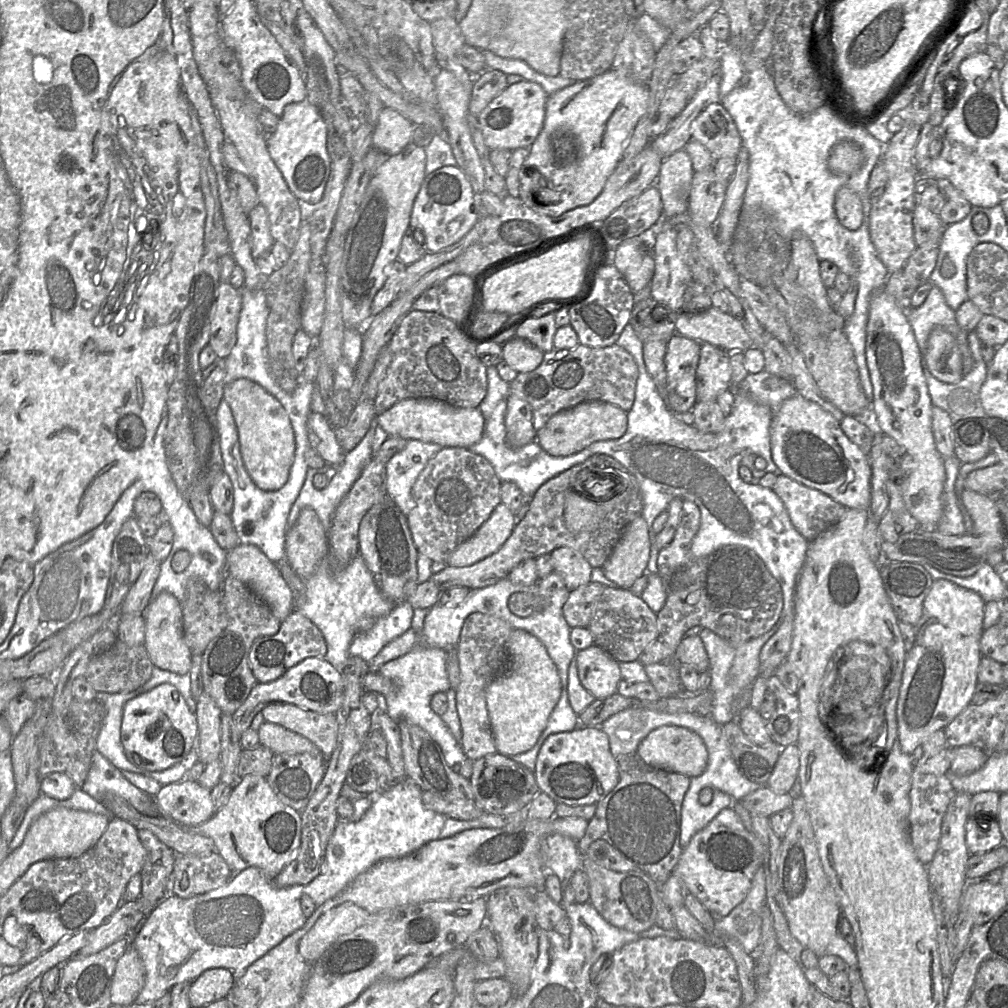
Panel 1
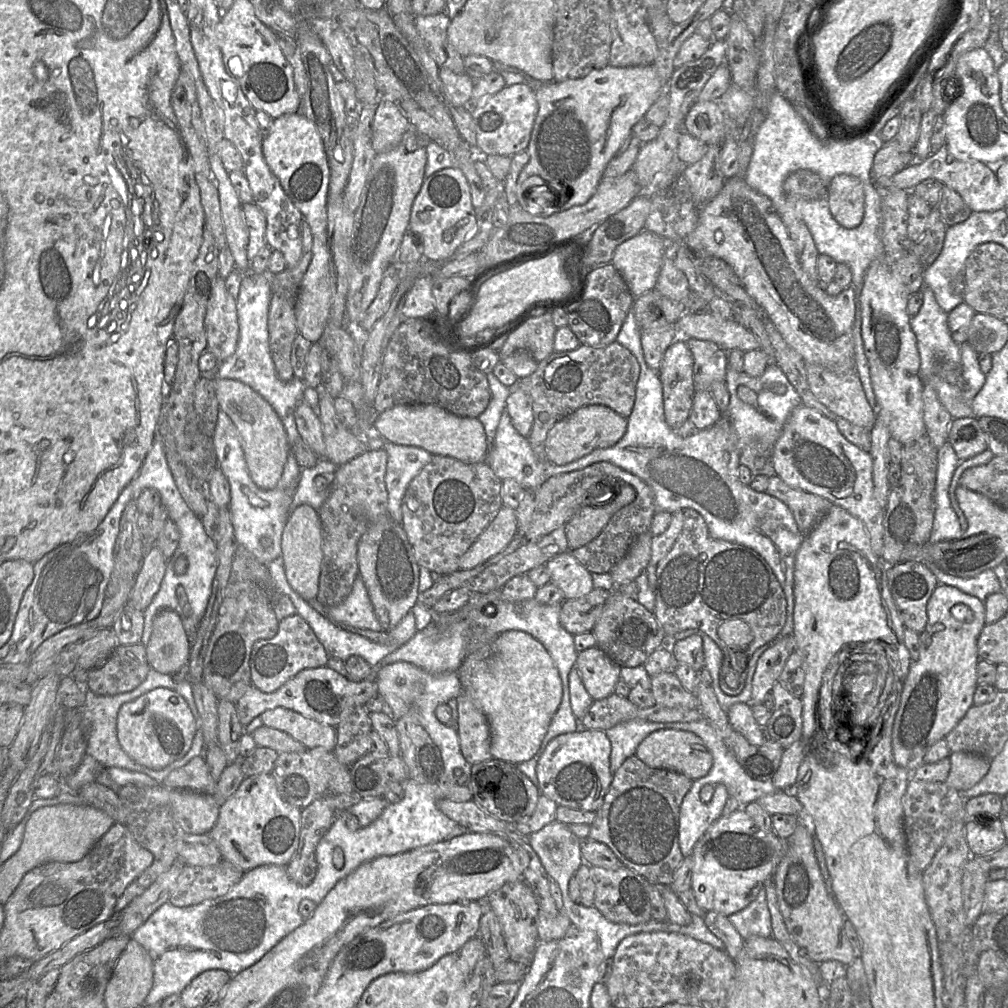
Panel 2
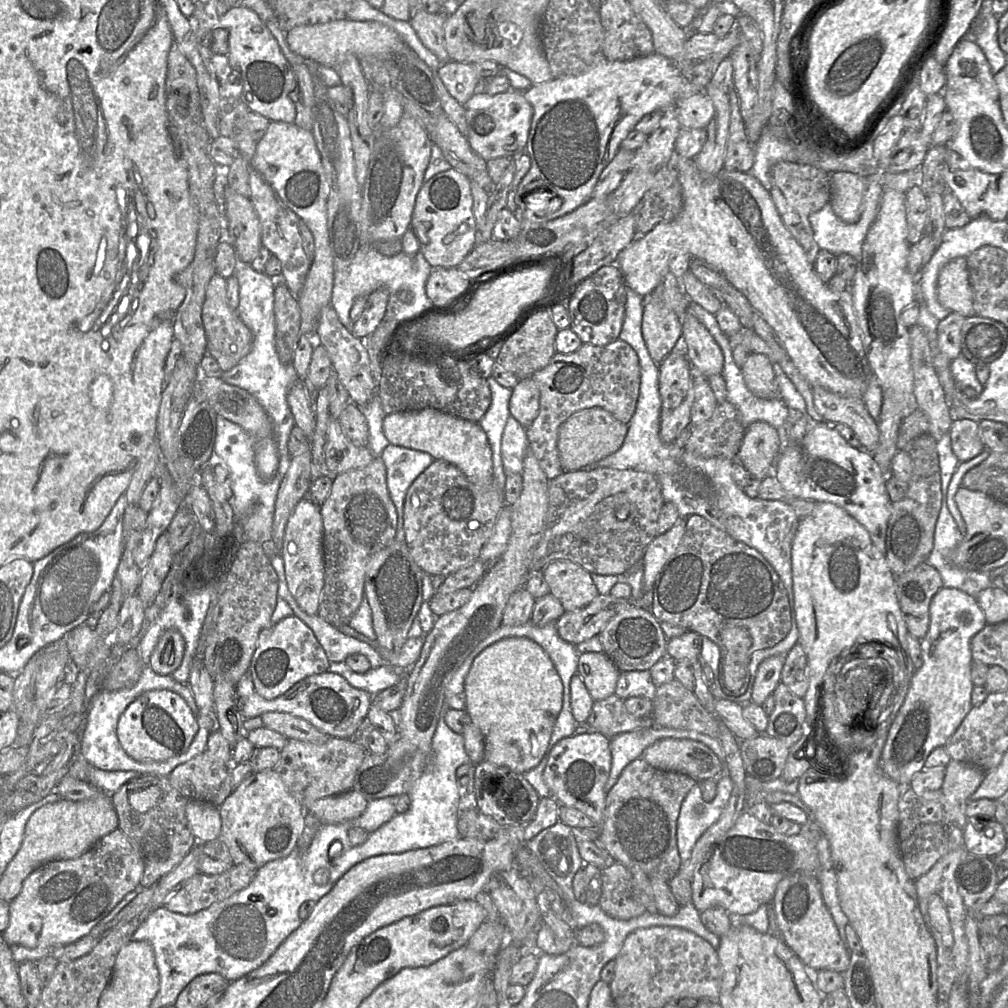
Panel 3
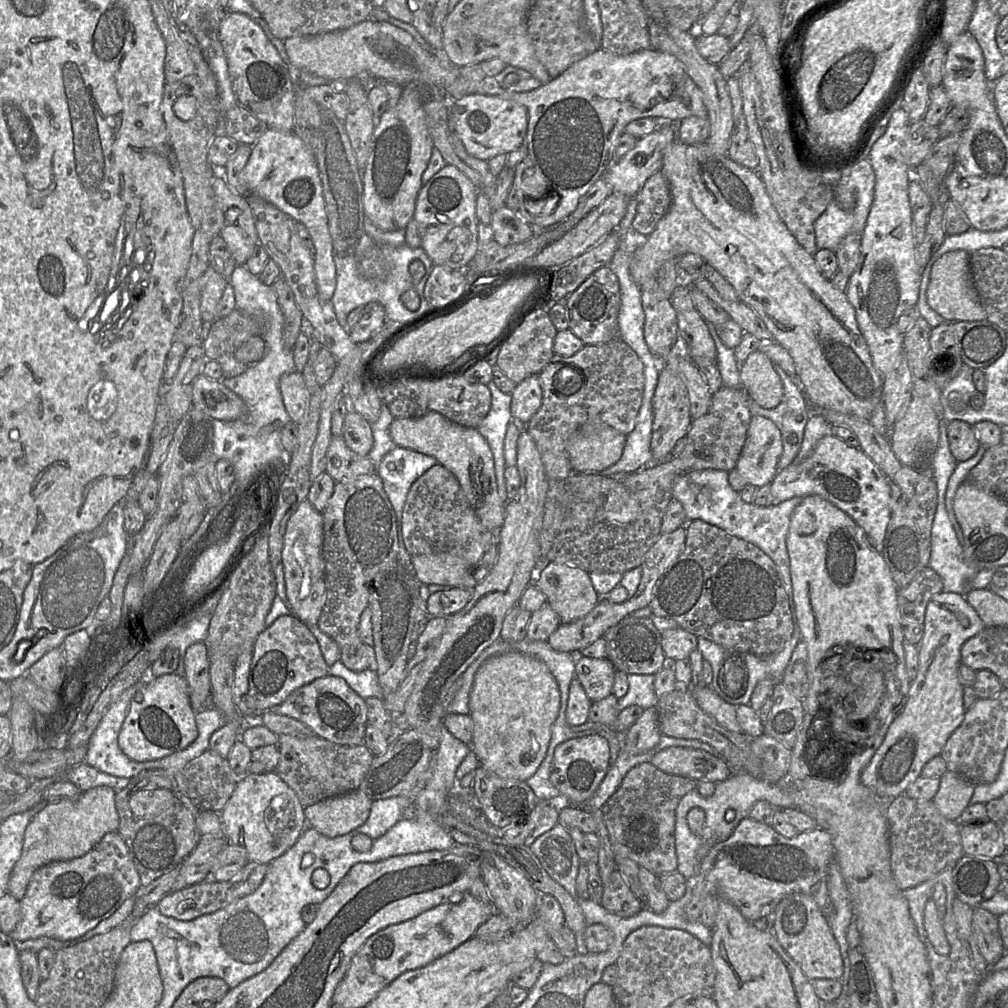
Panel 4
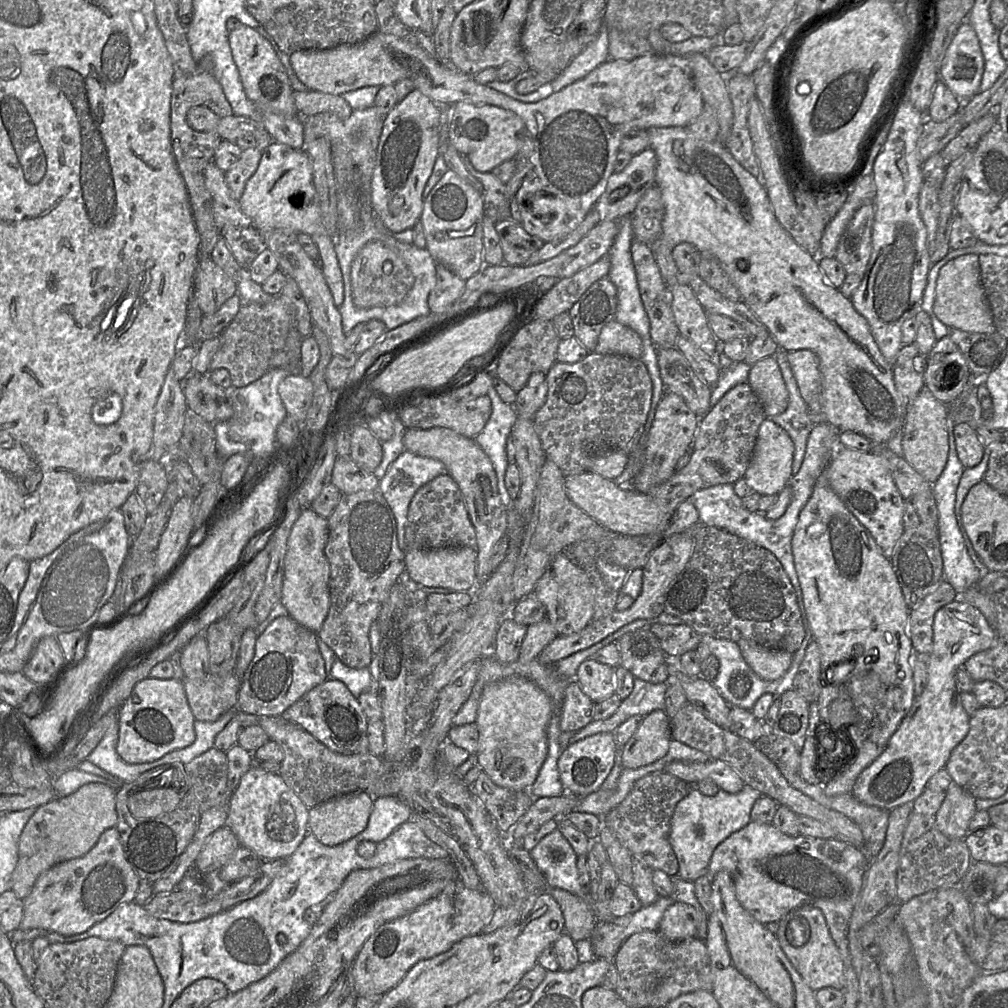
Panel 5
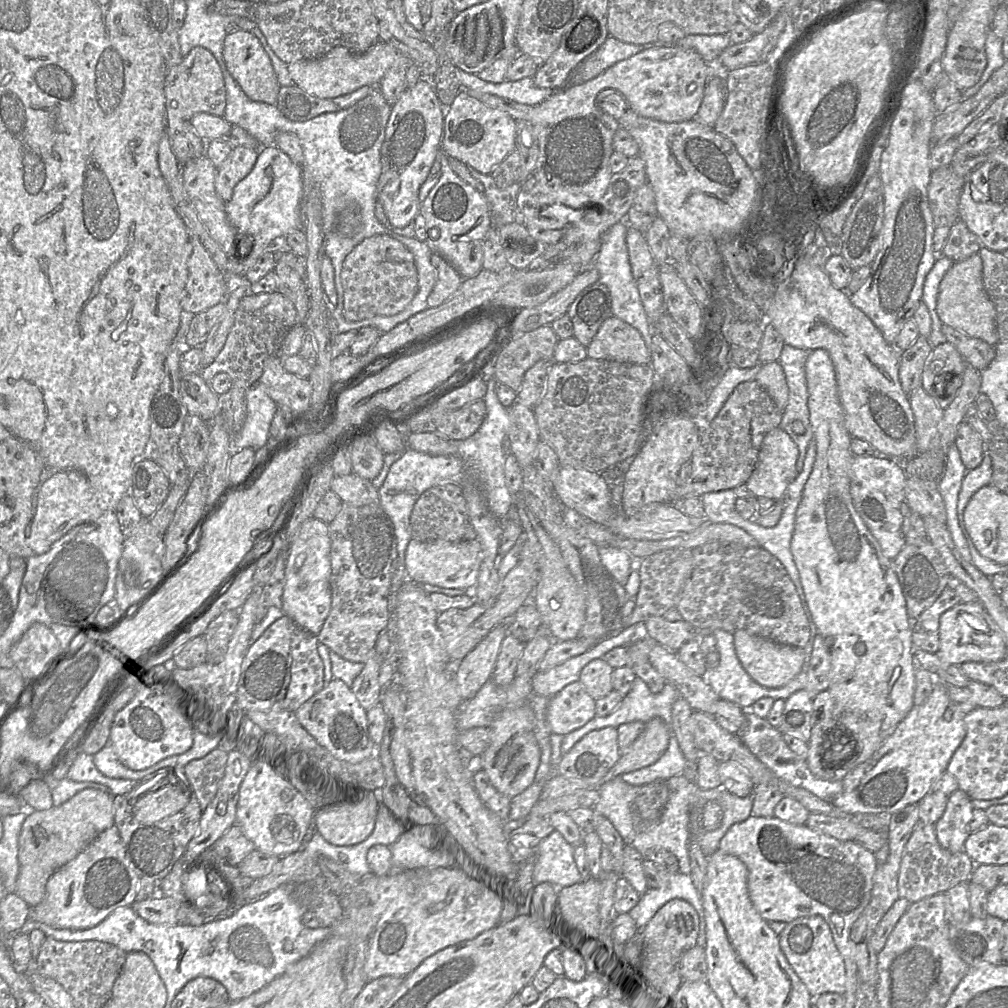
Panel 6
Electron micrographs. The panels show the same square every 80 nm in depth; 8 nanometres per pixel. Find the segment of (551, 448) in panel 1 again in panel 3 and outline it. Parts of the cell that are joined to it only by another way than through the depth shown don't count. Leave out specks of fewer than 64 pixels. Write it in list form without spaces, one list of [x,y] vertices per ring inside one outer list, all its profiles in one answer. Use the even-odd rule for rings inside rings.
[[[593,407],[580,410],[559,428],[557,447],[564,471],[578,471],[618,451],[627,435],[628,425],[615,419],[606,410]]]

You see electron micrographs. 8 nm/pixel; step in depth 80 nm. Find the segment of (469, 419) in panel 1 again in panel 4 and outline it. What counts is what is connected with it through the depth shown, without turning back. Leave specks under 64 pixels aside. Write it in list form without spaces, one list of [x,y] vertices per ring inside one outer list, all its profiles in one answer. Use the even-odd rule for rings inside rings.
[[[438,412],[419,418],[394,418],[389,434],[396,446],[433,457],[458,480],[481,524],[494,536],[495,542],[506,517],[506,503],[499,496],[494,458],[491,449],[477,428],[456,424]]]

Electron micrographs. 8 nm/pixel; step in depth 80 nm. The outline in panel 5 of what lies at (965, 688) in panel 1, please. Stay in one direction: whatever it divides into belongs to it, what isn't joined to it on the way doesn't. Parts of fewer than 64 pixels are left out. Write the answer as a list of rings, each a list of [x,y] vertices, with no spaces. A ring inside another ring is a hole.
[[[959,597],[936,612],[933,648],[925,658],[927,685],[884,751],[858,776],[851,793],[858,801],[887,811],[912,804],[927,788],[930,778],[946,767],[953,749],[970,727],[970,716],[961,704],[956,686],[956,672],[971,656],[992,647],[997,639],[996,631],[981,611]]]

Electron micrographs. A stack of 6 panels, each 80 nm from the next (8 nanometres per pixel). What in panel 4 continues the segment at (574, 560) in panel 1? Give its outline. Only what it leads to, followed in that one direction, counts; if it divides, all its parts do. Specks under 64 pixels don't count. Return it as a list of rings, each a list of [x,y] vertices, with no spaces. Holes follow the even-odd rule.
[[[566,562],[546,563],[537,571],[534,582],[546,596],[561,623],[570,623],[584,617],[601,598],[594,589],[589,573]]]

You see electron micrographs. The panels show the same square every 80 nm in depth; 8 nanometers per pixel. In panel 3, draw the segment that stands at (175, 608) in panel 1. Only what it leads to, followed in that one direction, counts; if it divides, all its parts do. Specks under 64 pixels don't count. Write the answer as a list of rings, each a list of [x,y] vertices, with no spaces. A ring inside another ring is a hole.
[[[166,630],[153,650],[148,666],[159,675],[172,675],[181,665],[184,651],[183,636],[177,630]]]

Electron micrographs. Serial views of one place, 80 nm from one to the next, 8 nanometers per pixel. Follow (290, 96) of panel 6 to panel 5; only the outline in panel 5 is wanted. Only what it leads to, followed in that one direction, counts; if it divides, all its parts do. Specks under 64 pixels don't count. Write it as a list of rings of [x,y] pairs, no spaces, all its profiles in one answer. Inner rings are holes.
[[[294,91],[293,100],[300,116],[309,117],[323,112],[335,114],[340,119],[347,119],[353,109],[341,95],[332,95],[319,91]]]

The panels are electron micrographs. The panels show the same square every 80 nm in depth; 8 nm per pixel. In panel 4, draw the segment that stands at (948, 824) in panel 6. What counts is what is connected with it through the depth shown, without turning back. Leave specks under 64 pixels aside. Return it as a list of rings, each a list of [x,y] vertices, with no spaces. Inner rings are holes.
[[[948,770],[941,776],[933,802],[945,818],[959,821],[963,811],[970,805],[975,786],[958,773]]]

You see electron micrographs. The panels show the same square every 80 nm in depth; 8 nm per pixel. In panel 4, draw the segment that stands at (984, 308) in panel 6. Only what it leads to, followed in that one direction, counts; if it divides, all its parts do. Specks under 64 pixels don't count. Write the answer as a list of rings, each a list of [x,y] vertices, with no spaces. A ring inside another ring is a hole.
[[[962,250],[948,252],[932,266],[927,301],[948,322],[986,320],[986,312],[973,282],[970,256]]]

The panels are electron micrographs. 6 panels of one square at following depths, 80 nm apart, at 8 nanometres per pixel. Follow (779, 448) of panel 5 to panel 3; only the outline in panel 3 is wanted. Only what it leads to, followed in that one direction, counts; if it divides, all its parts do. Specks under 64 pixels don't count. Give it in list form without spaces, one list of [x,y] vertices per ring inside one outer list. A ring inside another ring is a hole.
[[[756,421],[746,428],[737,459],[752,478],[762,481],[767,476],[779,447],[777,430],[767,422]]]

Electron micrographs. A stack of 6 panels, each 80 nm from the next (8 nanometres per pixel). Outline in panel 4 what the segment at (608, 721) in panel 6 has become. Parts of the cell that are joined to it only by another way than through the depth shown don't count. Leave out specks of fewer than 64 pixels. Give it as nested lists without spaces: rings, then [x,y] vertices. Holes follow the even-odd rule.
[[[627,674],[628,691],[618,701],[619,711],[631,705],[638,705],[644,710],[656,708],[659,697],[654,688],[655,676],[651,674]]]

